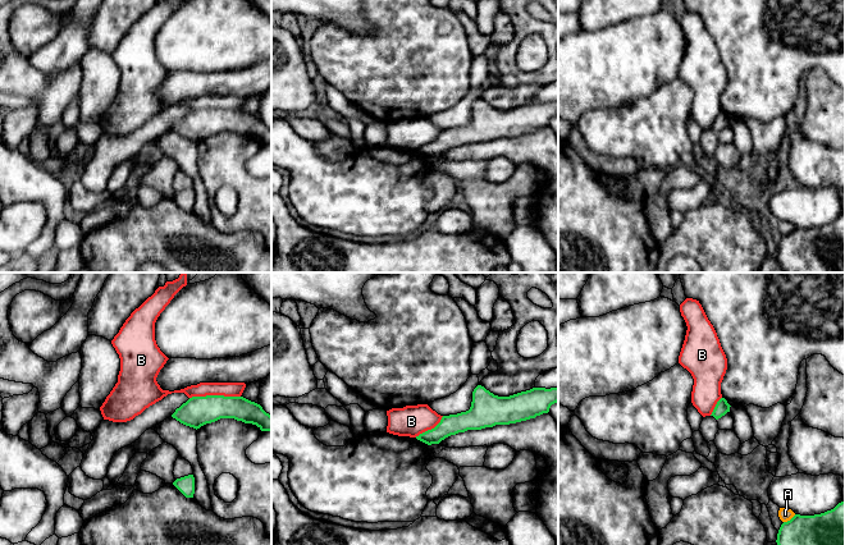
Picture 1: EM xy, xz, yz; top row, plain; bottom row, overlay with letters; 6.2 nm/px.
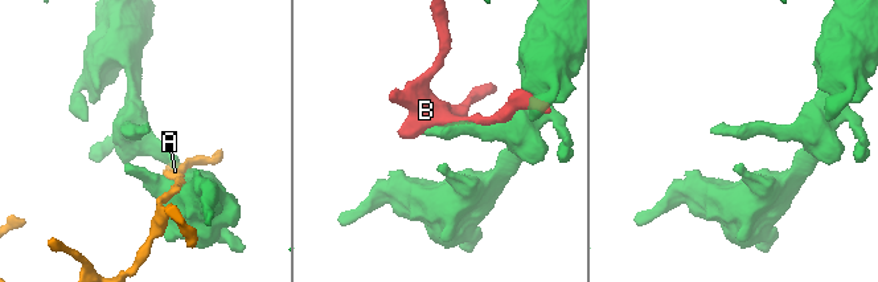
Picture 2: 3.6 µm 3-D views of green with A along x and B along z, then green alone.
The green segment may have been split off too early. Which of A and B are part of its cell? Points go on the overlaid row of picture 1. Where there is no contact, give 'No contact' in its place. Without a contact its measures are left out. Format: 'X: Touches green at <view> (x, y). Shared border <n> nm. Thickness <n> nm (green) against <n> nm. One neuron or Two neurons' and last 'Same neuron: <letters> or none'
A: Touches green at yz (790, 520). Shared border 90 nm. Thickness 200 nm (green) against 90 nm. Two neurons
B: Touches green at xy (214, 395). Shared border 320 nm. Thickness 190 nm (green) against 100 nm. Two neurons
Same neuron: none

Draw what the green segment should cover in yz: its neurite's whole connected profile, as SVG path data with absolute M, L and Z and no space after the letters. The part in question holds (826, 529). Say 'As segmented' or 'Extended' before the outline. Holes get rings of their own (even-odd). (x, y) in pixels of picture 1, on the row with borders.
As segmented. M845 502L814 516L795 514L784 522L777 545L845 545Z

